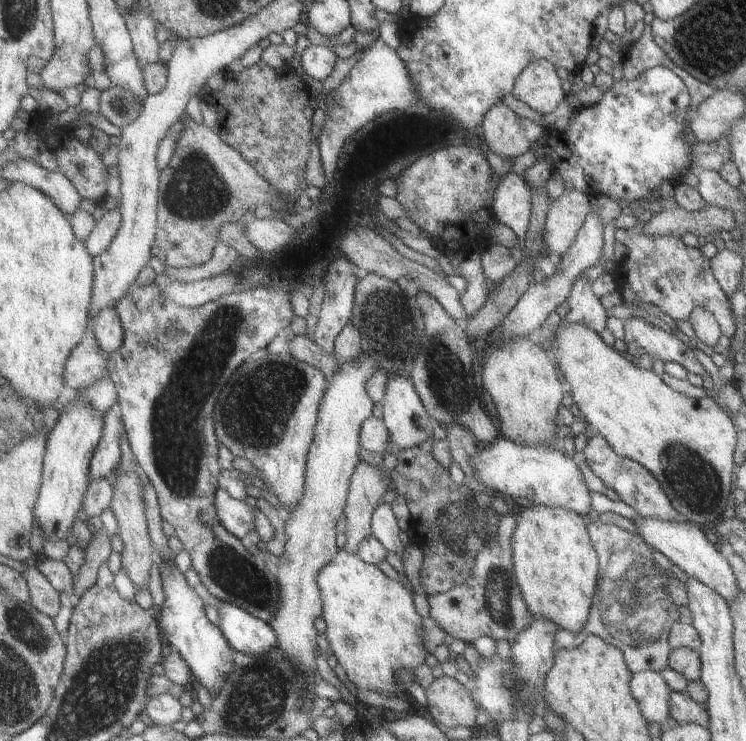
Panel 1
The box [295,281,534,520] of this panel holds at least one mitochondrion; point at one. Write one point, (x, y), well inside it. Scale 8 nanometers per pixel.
(449, 386)

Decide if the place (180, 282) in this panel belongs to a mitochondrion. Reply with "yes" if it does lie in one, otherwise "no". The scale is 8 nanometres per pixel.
no

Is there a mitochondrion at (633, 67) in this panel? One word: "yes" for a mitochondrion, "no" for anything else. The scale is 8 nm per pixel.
no

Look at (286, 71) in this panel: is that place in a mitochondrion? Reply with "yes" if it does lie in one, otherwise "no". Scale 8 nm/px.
no

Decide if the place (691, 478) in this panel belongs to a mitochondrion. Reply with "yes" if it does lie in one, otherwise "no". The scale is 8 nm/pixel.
yes

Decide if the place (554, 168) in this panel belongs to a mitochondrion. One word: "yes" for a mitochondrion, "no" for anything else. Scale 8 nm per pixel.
no

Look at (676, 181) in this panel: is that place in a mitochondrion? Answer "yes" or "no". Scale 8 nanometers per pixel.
no

